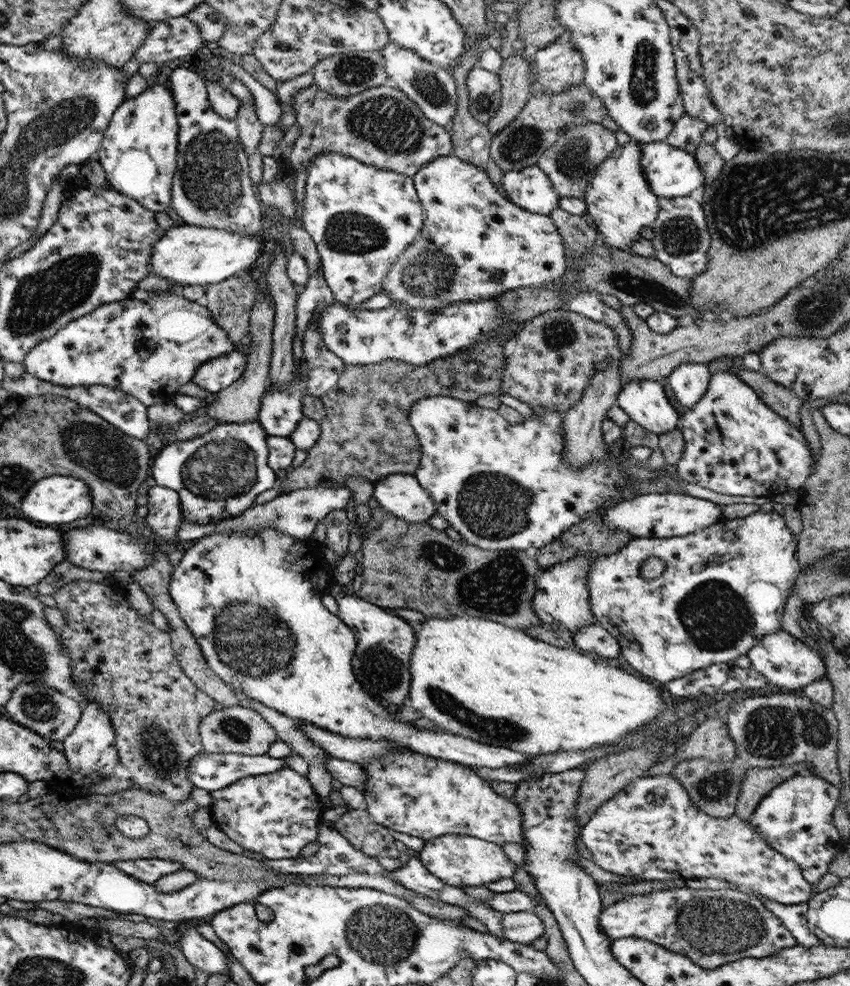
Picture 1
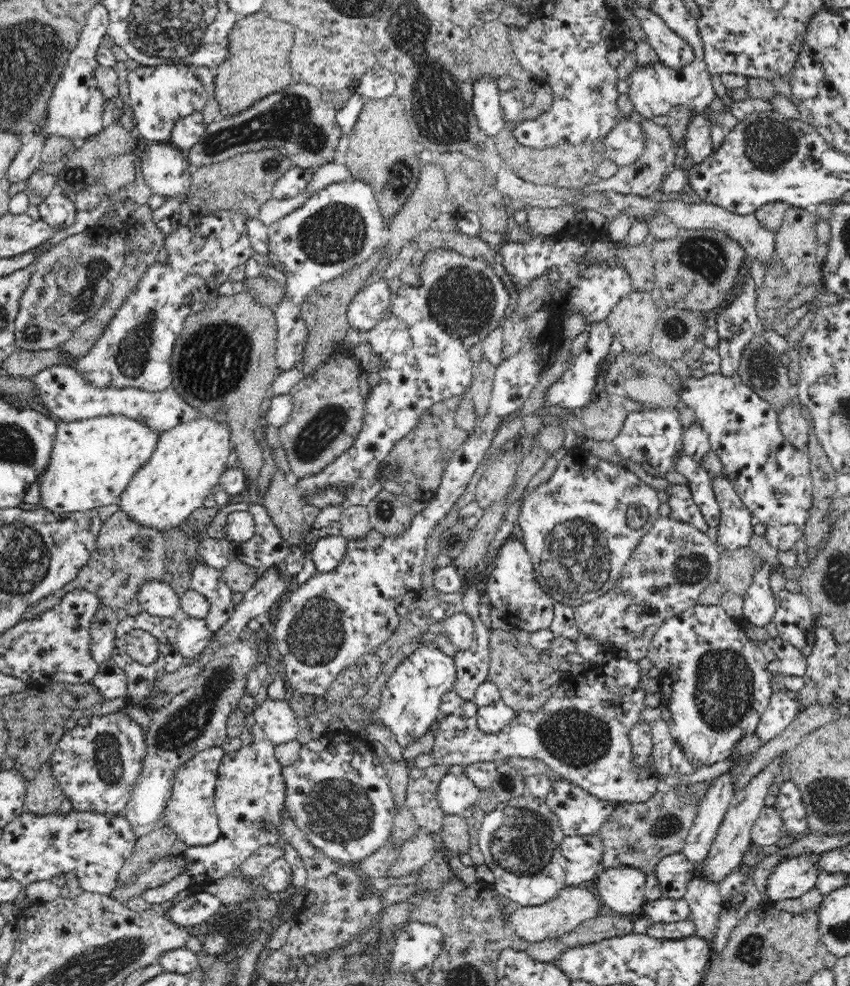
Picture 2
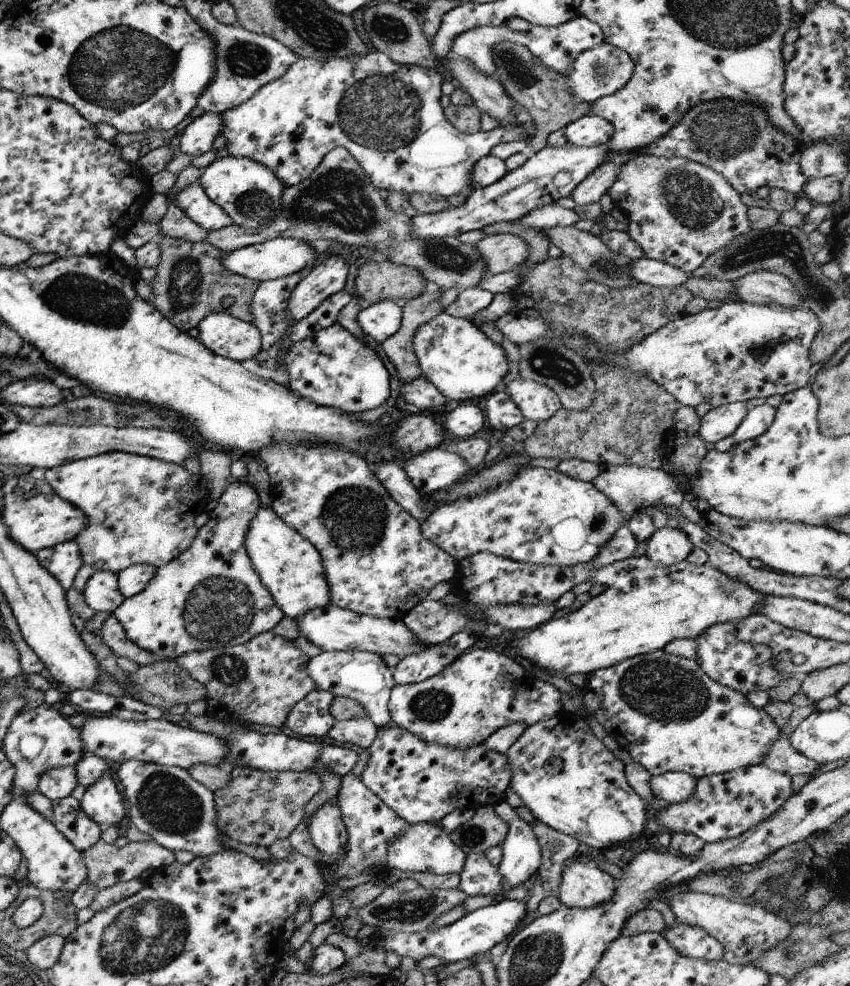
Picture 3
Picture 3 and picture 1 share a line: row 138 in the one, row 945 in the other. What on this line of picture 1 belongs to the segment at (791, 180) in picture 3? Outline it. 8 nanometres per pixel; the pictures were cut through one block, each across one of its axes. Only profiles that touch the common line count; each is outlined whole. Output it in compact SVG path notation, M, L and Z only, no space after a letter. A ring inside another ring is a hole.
M676 887L671 891L654 891L644 895L631 895L601 909L597 917L599 928L612 943L618 938L634 936L662 946L688 958L699 968L713 970L738 958L771 956L782 948L795 946L797 941L781 921L763 906L757 897L733 889L703 890Z

